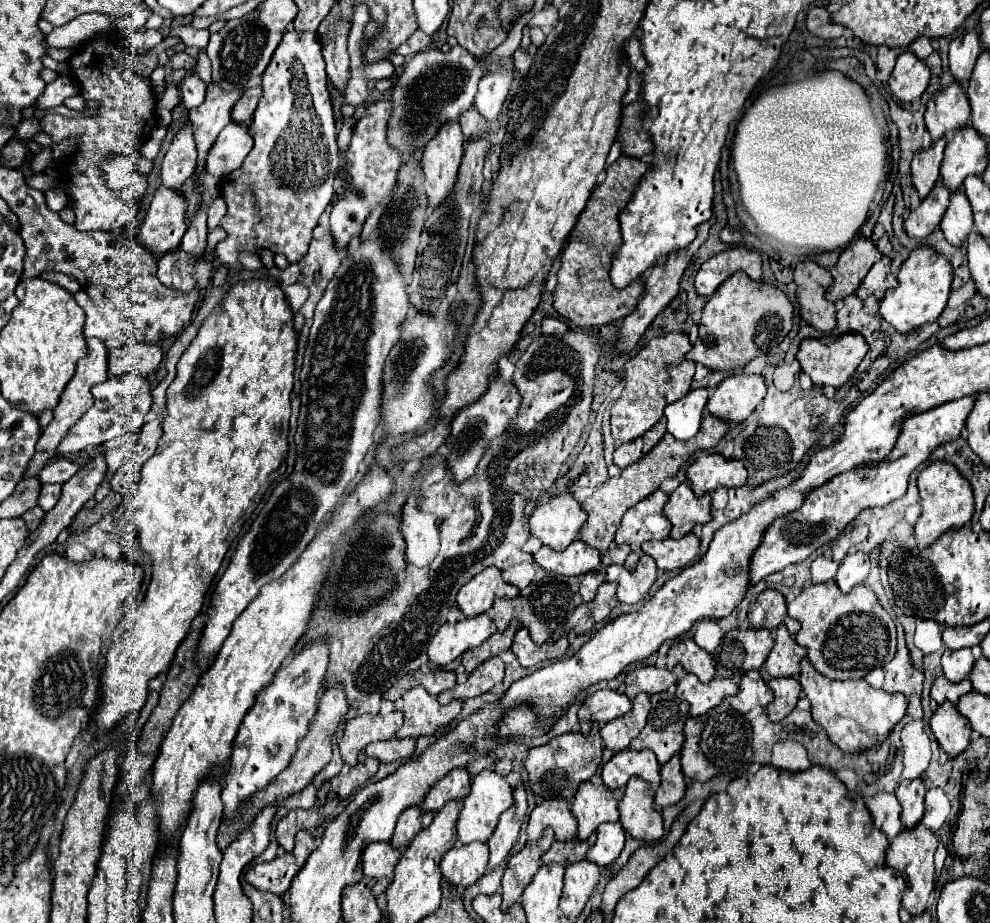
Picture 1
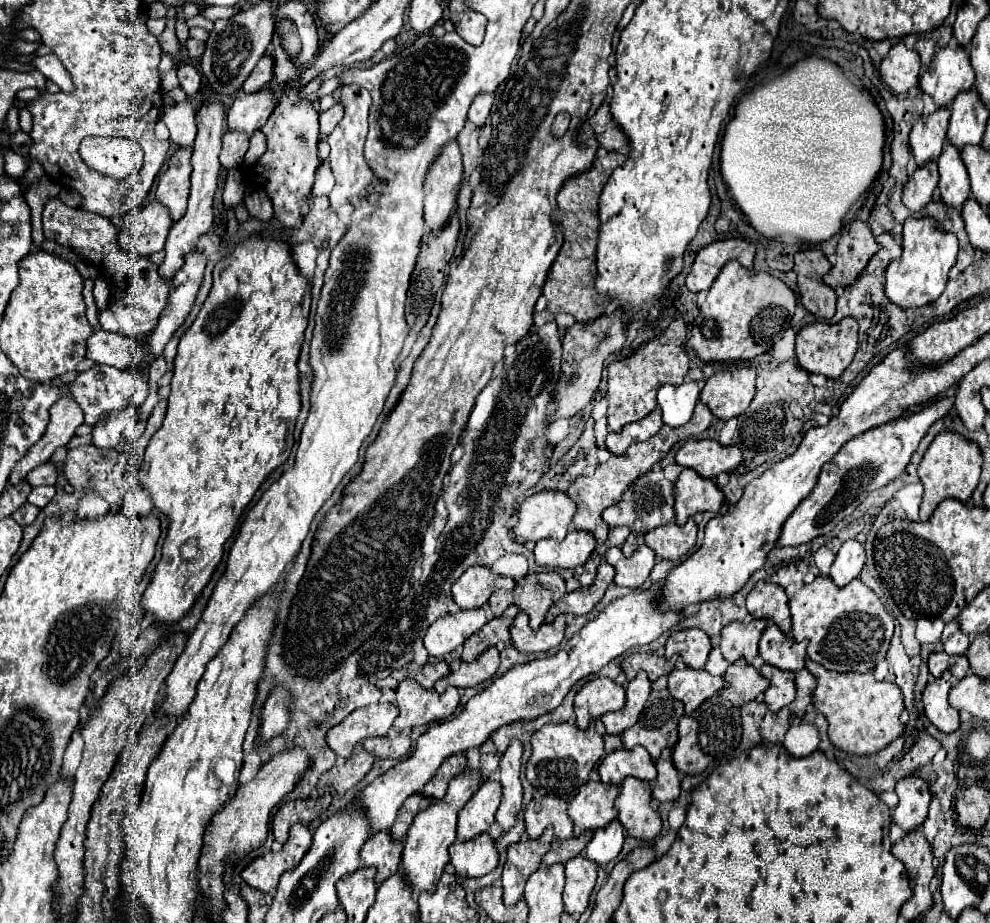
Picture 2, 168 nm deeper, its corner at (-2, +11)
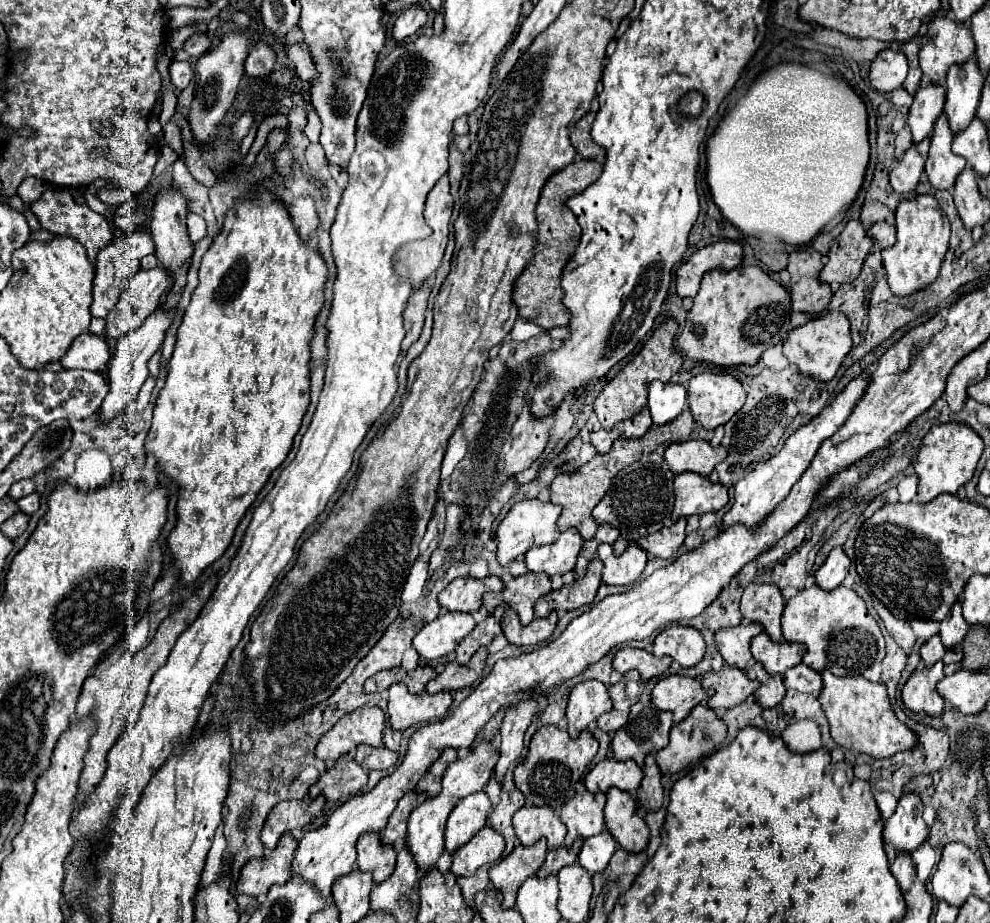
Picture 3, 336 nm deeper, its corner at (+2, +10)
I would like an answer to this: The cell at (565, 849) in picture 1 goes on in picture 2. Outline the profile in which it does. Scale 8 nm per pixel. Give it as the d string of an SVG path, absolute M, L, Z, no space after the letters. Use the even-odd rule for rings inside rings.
M585 831L579 837L569 837L569 839L557 839L557 841L553 841L551 851L543 857L543 865L567 863L569 859L581 855L585 845L591 841L591 837L593 837L593 831Z

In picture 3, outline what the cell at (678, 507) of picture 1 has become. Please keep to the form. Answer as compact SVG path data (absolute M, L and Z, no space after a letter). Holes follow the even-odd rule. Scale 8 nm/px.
M693 472L675 476L673 520L679 520L681 516L721 510L727 502L727 488L723 484L713 484L709 478Z

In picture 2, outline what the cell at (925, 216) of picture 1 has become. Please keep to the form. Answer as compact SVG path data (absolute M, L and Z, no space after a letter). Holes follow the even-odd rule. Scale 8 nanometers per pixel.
M929 161L929 165L921 165L915 169L915 173L909 177L909 181L903 187L903 205L911 211L921 211L935 195L937 189L937 161Z

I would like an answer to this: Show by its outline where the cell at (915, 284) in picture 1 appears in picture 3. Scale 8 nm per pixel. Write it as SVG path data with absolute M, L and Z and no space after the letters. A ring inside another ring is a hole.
M931 196L901 200L895 218L897 218L897 242L891 250L883 250L881 256L891 292L903 298L927 288L937 280L943 258L949 248L949 220L945 218L937 200Z

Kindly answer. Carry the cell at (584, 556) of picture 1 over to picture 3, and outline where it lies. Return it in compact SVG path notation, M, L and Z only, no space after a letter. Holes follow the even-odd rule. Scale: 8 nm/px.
M569 528L569 530L561 532L561 536L553 544L531 548L525 554L527 568L531 572L545 572L549 576L565 574L575 568L581 546L583 546L583 538L581 538L579 530Z

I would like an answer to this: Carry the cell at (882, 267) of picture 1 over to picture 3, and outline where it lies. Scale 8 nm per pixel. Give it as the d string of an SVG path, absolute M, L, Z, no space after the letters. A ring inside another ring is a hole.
M877 222L875 226L871 226L867 230L869 238L875 240L875 248L877 250L887 250L895 244L895 228L889 226L887 222Z

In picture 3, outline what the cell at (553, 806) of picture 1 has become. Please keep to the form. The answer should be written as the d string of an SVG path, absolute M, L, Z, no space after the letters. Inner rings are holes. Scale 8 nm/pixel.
M523 806L513 816L513 828L523 846L531 846L545 836L549 848L559 848L567 834L565 824L549 806Z

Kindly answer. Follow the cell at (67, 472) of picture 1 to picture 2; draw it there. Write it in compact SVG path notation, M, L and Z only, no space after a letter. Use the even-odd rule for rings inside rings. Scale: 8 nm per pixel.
M47 463L47 465L41 465L37 469L33 469L25 481L31 485L31 487L39 487L39 485L55 485L57 481L57 471L53 467L53 463Z

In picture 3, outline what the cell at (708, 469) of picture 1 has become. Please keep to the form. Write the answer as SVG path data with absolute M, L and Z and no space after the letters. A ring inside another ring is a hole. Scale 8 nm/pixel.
M687 440L671 444L665 450L665 462L671 466L675 474L695 472L701 476L709 476L713 468L727 458L725 446L711 446L705 440Z

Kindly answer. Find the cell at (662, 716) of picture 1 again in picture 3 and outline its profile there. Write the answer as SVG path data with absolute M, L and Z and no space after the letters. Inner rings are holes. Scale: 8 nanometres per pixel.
M637 702L631 708L629 722L613 736L615 760L635 760L639 766L653 750L661 750L669 744L669 730L673 726L673 714L657 710L651 702Z

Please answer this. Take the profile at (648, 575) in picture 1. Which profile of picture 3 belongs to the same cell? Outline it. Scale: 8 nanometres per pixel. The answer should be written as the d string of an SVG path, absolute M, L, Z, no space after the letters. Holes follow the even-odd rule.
M601 544L597 550L597 558L605 564L603 582L617 586L633 584L647 564L647 554L637 544L629 544L621 556L615 556L609 544Z

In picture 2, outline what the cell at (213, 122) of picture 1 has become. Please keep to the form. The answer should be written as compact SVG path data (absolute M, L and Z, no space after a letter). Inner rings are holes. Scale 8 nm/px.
M209 99L207 105L203 105L197 113L197 139L193 145L193 173L191 173L191 195L189 195L189 207L181 221L173 223L169 229L167 241L165 241L165 259L159 265L161 277L167 281L175 277L177 269L181 269L185 255L191 253L197 245L197 239L207 233L213 227L213 195L217 189L217 175L221 169L219 163L219 151L221 151L221 133L225 125L223 107L217 99Z

